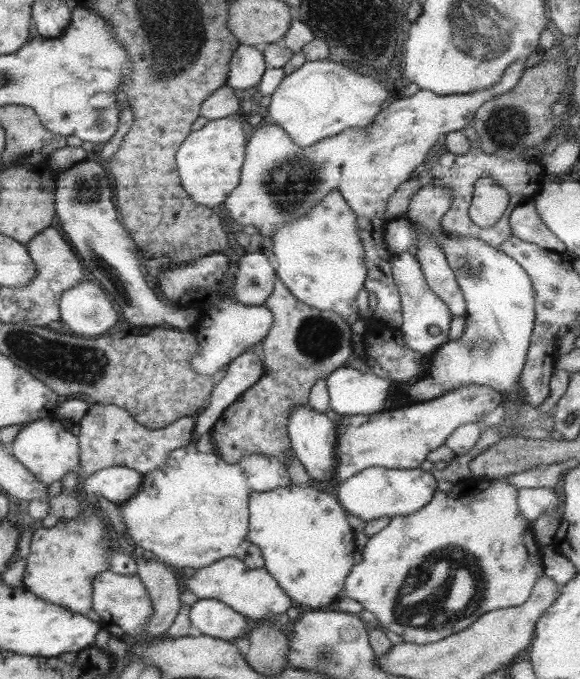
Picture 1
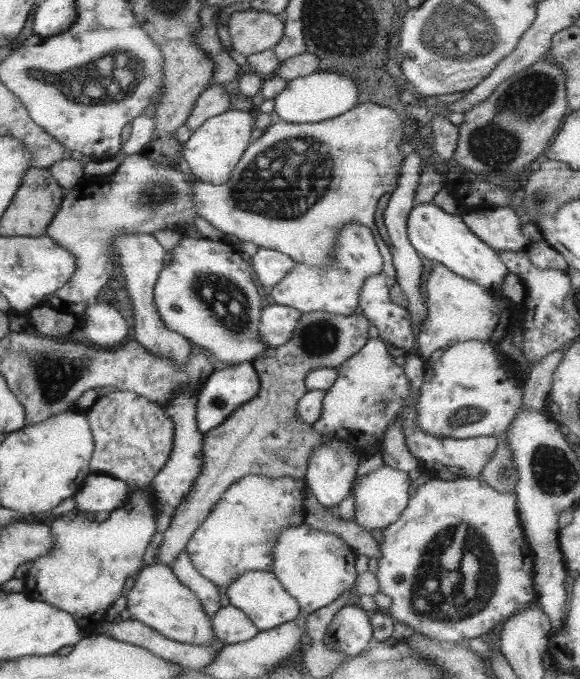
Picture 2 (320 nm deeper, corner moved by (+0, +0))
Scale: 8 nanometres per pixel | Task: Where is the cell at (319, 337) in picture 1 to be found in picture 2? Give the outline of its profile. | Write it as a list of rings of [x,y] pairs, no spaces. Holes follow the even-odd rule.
[[[324,311],[300,313],[300,321],[296,324],[292,338],[288,342],[282,346],[267,347],[265,352],[251,363],[260,380],[260,389],[256,396],[240,405],[222,424],[203,435],[203,465],[200,474],[184,500],[176,507],[170,527],[164,531],[163,541],[156,556],[159,563],[171,568],[176,557],[184,552],[194,531],[208,517],[224,491],[238,479],[251,474],[261,474],[272,478],[289,476],[296,480],[305,478],[309,458],[313,450],[322,444],[322,434],[316,432],[313,424],[306,424],[297,414],[297,402],[307,392],[306,376],[314,369],[338,369],[344,361],[347,361],[366,344],[369,339],[370,325],[363,315],[353,313],[344,316]]]

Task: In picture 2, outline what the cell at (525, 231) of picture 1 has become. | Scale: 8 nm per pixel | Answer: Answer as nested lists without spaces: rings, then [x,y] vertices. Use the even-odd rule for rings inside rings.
[[[510,207],[474,209],[460,215],[477,238],[488,244],[498,255],[506,250],[525,250],[534,242],[530,241],[530,236],[523,234],[520,216]]]

